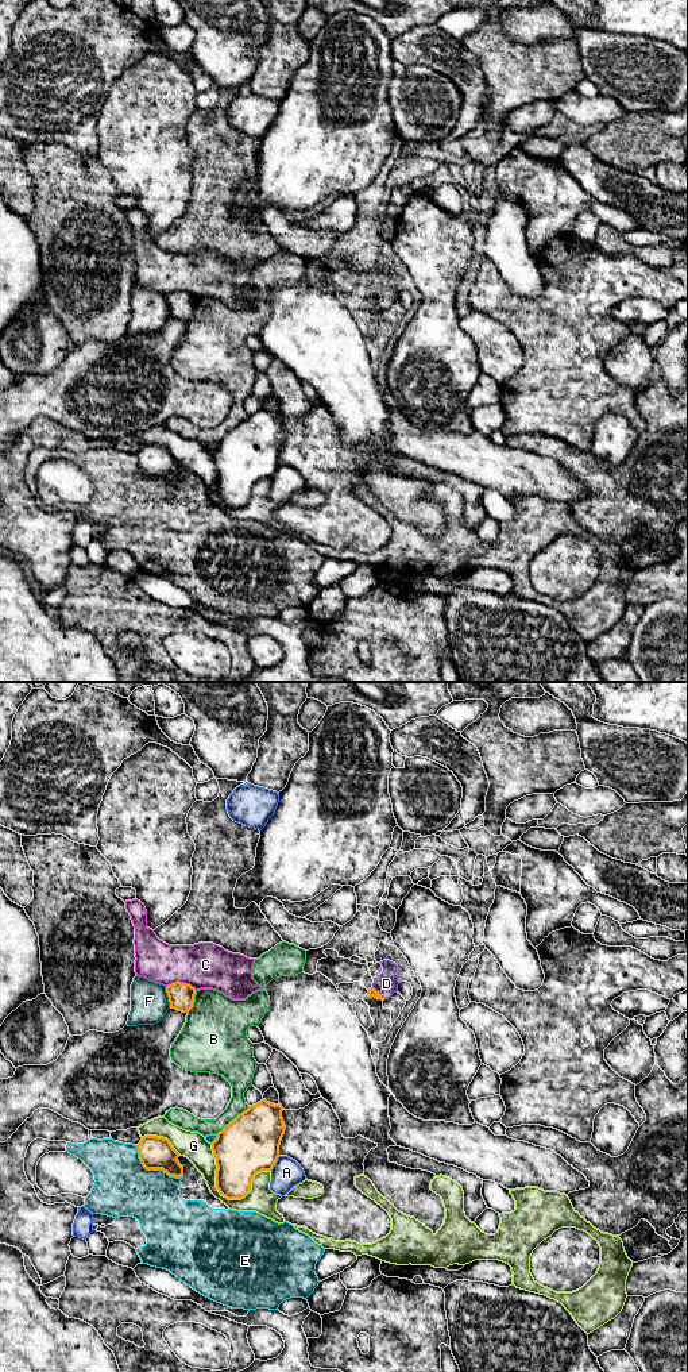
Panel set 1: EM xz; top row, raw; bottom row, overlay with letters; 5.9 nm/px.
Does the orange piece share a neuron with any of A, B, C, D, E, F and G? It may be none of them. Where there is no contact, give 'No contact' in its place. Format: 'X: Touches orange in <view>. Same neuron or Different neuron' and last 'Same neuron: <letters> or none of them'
A: Touches orange in xz. Different neuron
B: Touches orange in xz. Different neuron
C: Touches orange in xz. Different neuron
D: Touches orange in xz. Same neuron
E: Touches orange in xz. Different neuron
F: Touches orange in xz. Different neuron
G: Touches orange in xz. Different neuron
Same neuron: D

